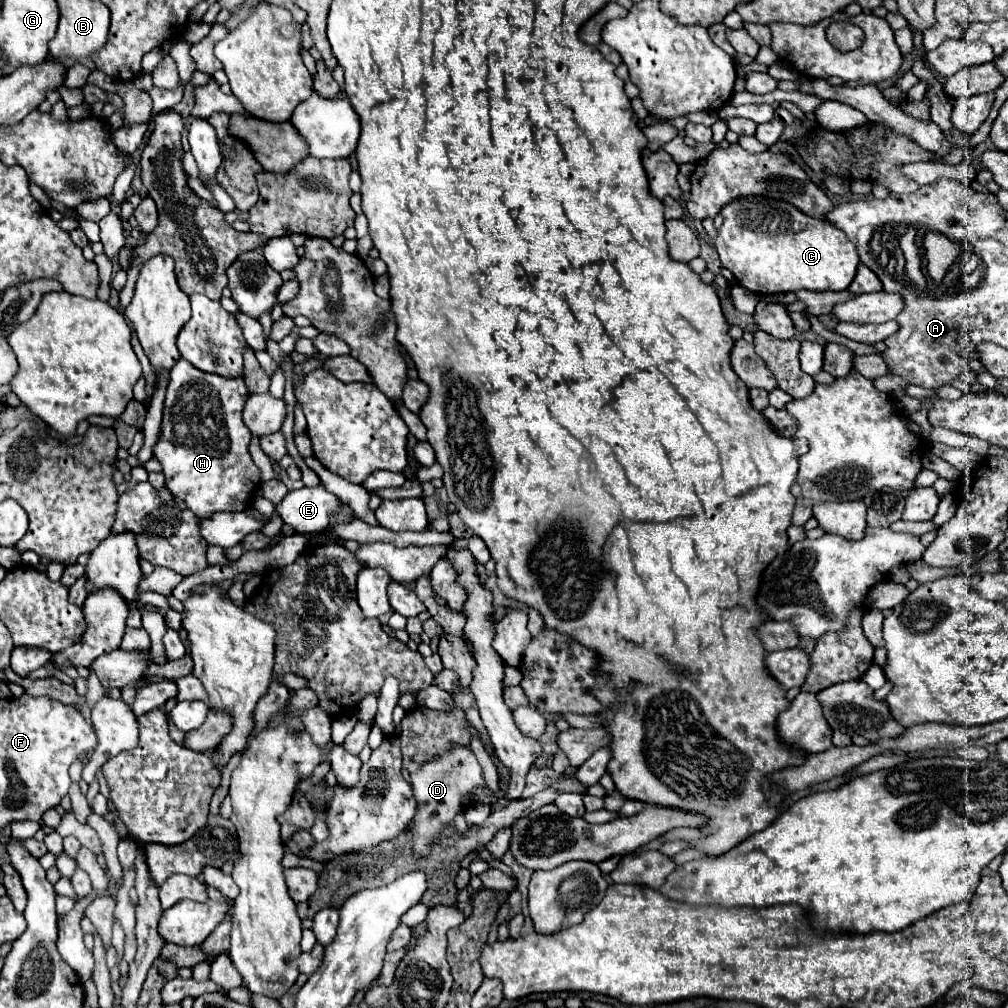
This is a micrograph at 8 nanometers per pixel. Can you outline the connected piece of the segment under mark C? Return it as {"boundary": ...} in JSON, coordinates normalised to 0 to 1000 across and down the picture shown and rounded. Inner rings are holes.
{"boundary":[[[738,194],[720,202],[714,208],[714,214],[718,216],[718,222],[712,226],[708,244],[714,252],[716,264],[728,272],[732,282],[736,282],[748,292],[766,294],[792,288],[815,290],[817,286],[825,286],[831,290],[839,288],[849,274],[849,264],[853,262],[853,254],[849,252],[849,244],[845,244],[839,232],[821,218],[810,218],[778,198],[768,198],[760,194]]]}

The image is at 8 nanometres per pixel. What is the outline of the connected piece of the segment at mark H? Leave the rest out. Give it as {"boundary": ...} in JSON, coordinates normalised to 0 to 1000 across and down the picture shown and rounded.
{"boundary":[[[183,355],[169,367],[159,435],[151,448],[163,464],[163,482],[196,514],[220,506],[244,506],[248,492],[260,480],[258,466],[246,448],[250,433],[240,419],[240,405],[246,393],[248,389],[240,375],[202,371]]]}

